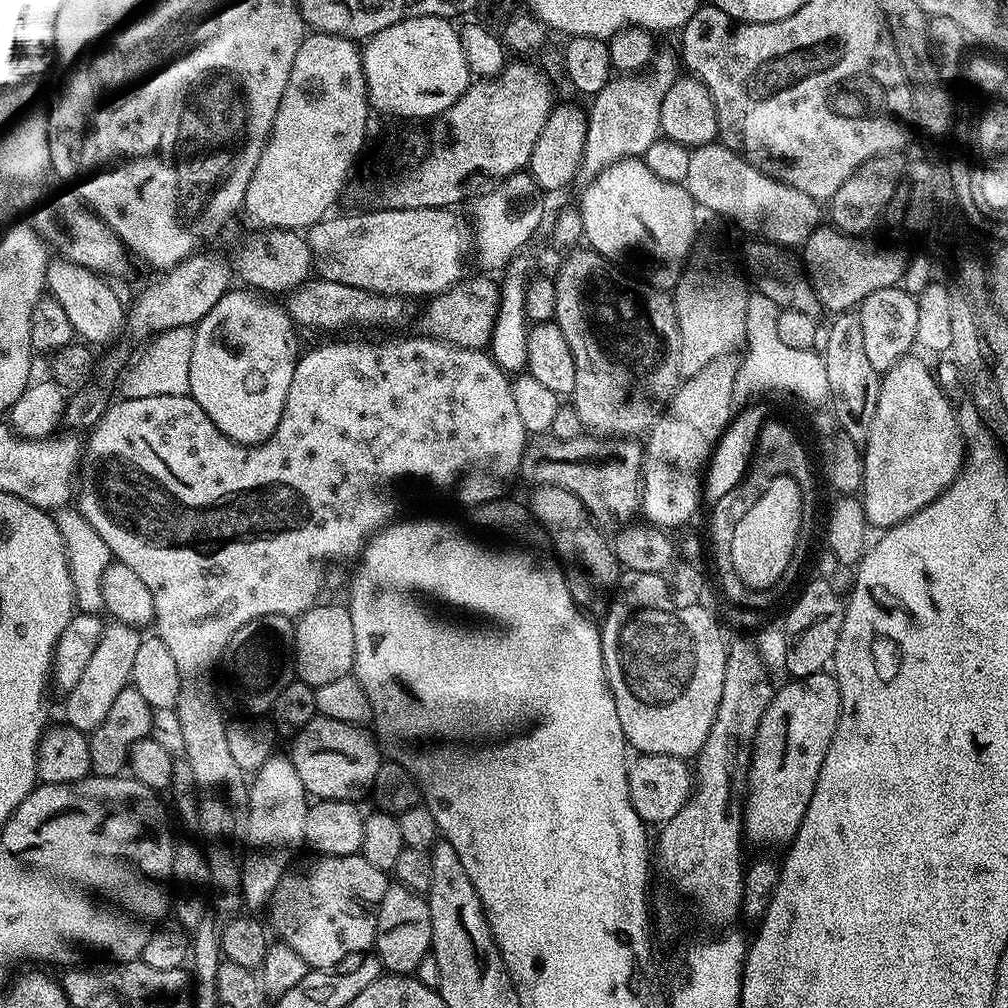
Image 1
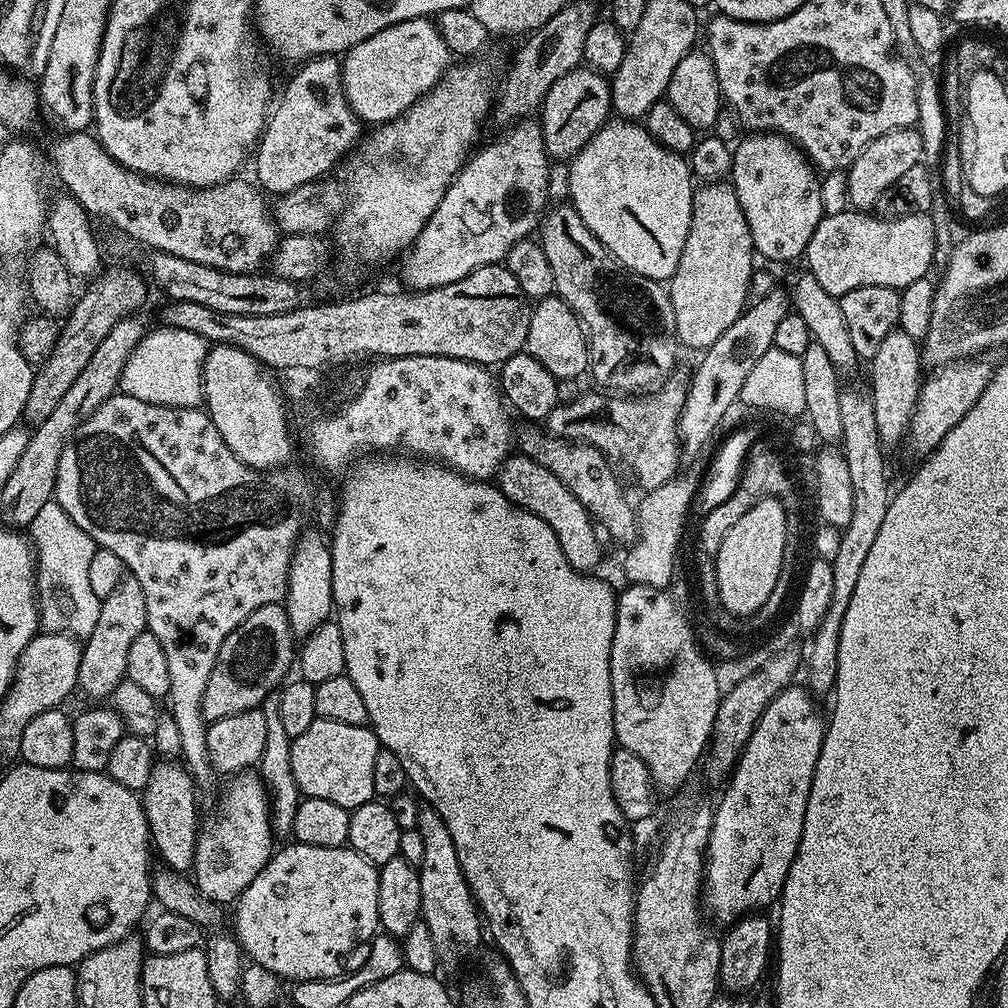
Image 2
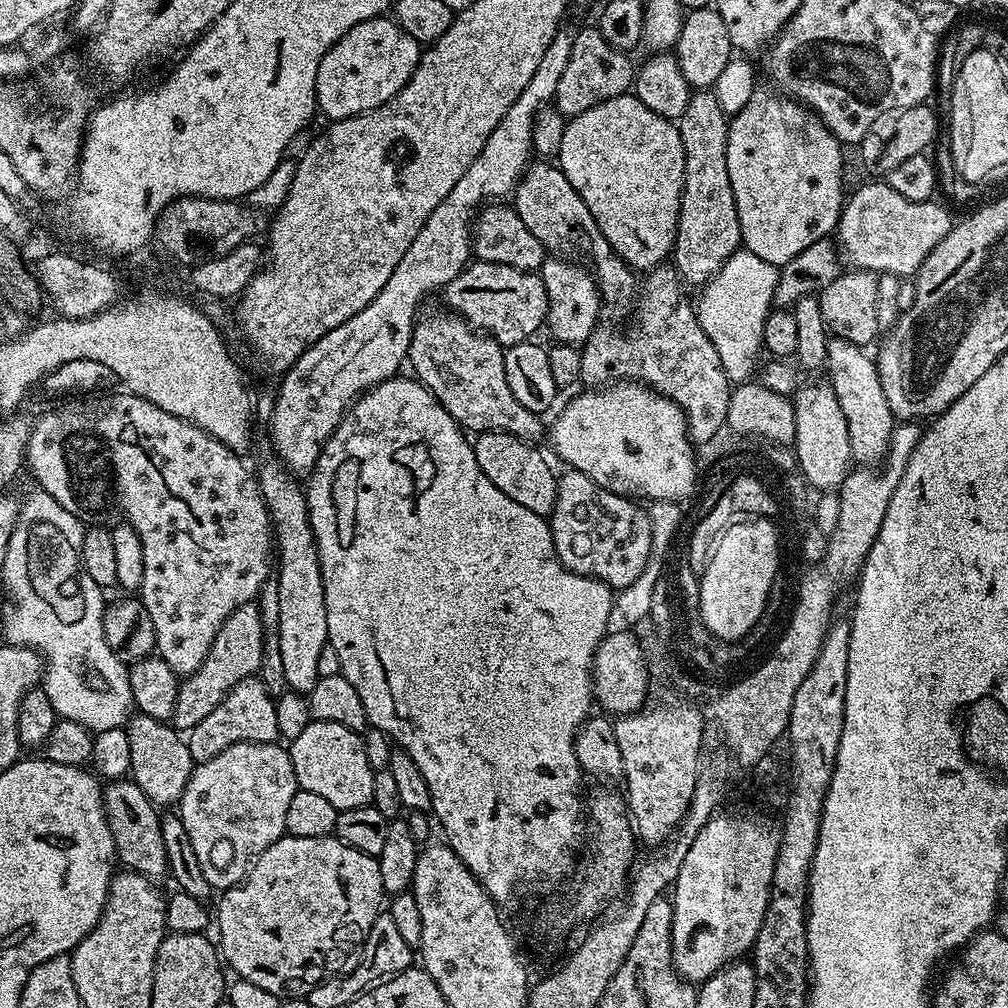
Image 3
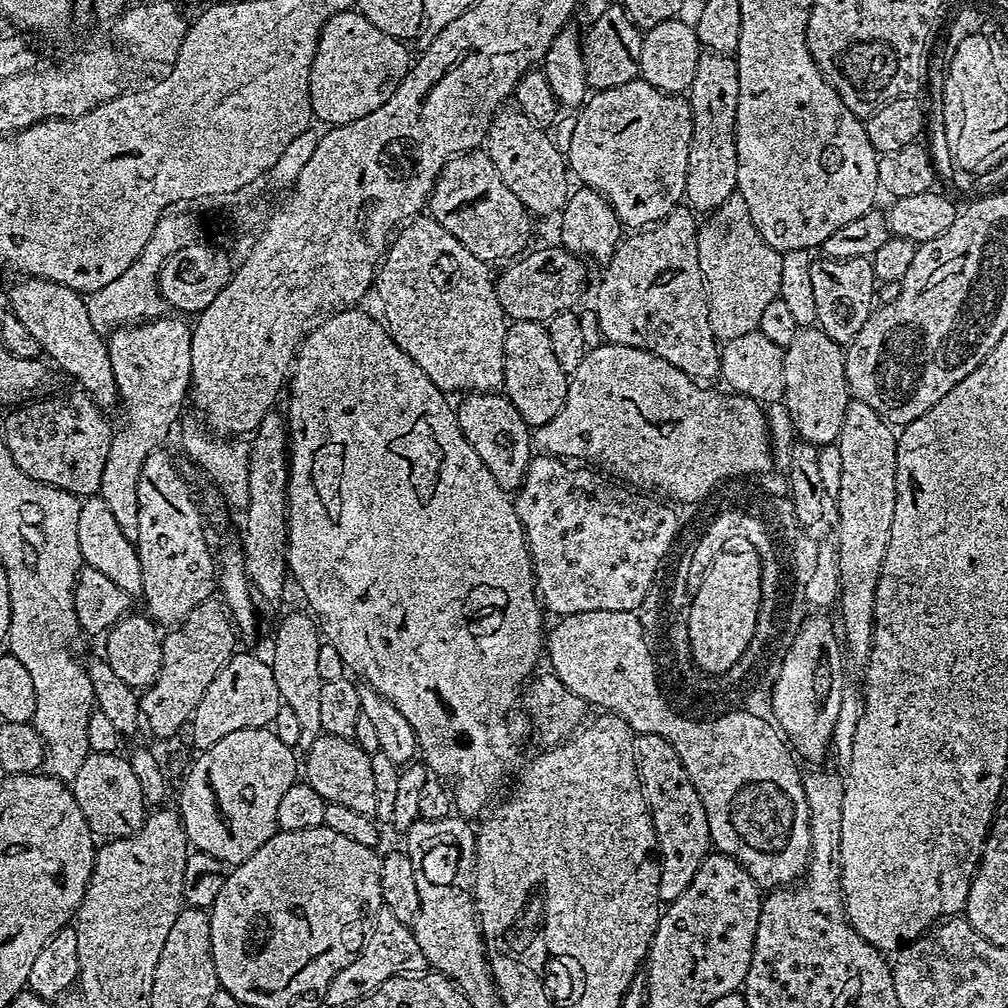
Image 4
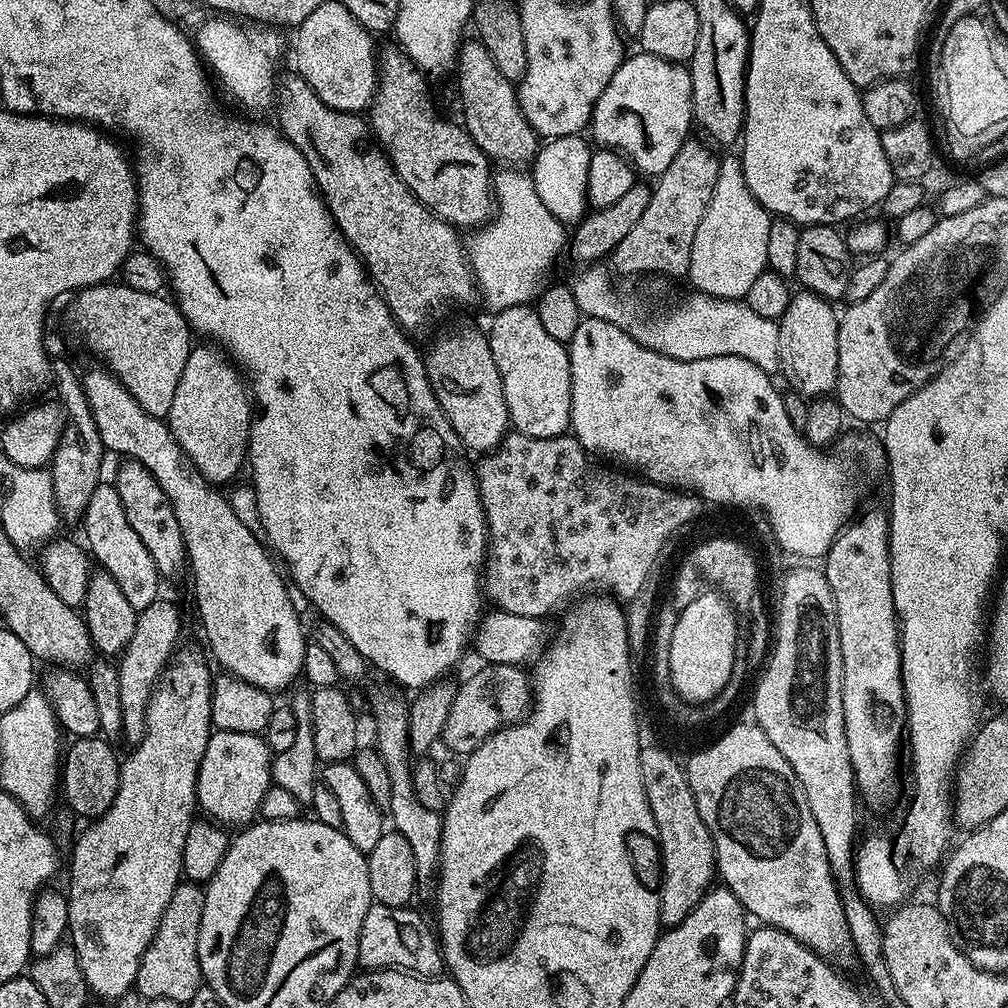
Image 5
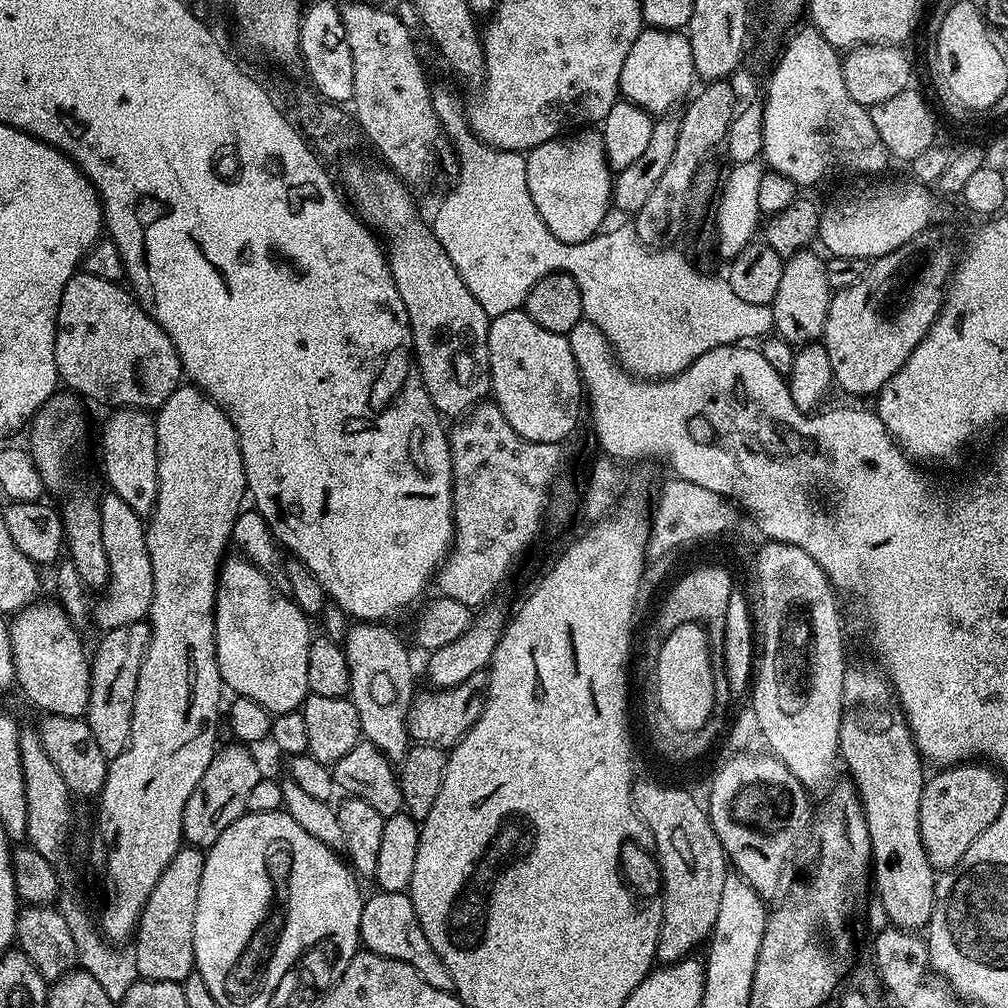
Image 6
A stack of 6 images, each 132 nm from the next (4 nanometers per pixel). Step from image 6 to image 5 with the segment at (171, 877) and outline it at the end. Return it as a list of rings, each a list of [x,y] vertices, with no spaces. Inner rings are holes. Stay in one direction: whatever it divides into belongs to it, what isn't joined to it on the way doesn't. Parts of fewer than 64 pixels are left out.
[[[196,882],[177,884],[170,902],[160,919],[158,930],[138,966],[135,991],[145,1001],[173,1000],[187,1006],[190,998],[202,986],[200,959],[198,958],[198,934],[202,926],[204,888]]]

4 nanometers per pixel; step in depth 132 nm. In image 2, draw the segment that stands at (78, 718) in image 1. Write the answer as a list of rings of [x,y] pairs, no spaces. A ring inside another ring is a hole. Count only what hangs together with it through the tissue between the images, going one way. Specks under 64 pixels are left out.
[[[131,574],[125,575],[118,582],[118,586],[114,586],[114,590],[109,596],[103,597],[98,610],[98,622],[94,622],[94,630],[83,641],[82,662],[78,666],[78,688],[82,693],[93,696],[93,701],[100,702],[103,698],[111,697],[112,691],[126,679],[128,663],[127,655],[130,654],[130,645],[134,642],[134,638],[138,638],[138,634],[144,632],[148,627],[148,615],[146,614],[146,594],[142,594],[142,586],[138,582],[138,578]]]

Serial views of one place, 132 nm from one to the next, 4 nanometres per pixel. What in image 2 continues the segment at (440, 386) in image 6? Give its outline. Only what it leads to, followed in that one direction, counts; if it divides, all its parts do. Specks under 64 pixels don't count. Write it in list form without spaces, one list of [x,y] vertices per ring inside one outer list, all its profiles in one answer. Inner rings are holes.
[[[512,454],[500,467],[494,480],[506,499],[542,518],[542,522],[546,522],[550,530],[554,530],[558,546],[562,546],[562,554],[566,554],[566,562],[570,562],[572,568],[585,574],[596,570],[592,568],[600,564],[601,540],[597,525],[582,506],[582,502],[578,502],[578,498],[574,498],[574,494],[570,494],[570,490],[566,490],[566,486],[562,486],[562,482],[558,482],[558,478],[550,474],[550,470],[546,470],[546,466],[534,462],[529,456]]]

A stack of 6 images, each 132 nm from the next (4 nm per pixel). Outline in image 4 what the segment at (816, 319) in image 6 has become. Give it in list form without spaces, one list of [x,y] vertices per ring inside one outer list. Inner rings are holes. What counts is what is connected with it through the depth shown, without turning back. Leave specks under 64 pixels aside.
[[[818,326],[801,327],[784,348],[786,386],[782,403],[801,441],[817,446],[837,441],[850,399],[844,357],[845,349],[841,344]]]

